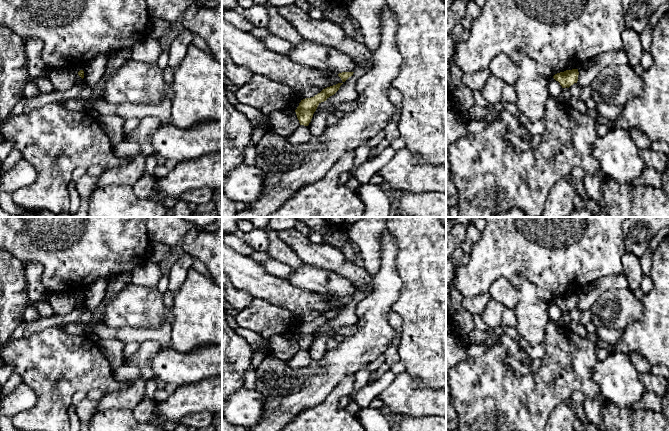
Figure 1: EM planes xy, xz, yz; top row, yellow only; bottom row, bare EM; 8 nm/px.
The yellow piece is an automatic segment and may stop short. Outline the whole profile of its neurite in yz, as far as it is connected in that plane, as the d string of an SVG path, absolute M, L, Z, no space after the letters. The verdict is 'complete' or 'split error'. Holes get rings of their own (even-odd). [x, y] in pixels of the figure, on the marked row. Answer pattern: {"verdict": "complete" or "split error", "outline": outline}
{"verdict": "complete", "outline": "M572 69L557 73L553 76L553 78L560 83L562 88L569 88L574 83L577 83L578 75L578 69Z"}

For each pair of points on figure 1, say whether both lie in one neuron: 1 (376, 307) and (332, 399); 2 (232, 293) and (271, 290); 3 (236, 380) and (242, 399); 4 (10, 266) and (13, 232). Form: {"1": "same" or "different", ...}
{"1": "different", "2": "different", "3": "different", "4": "different"}

